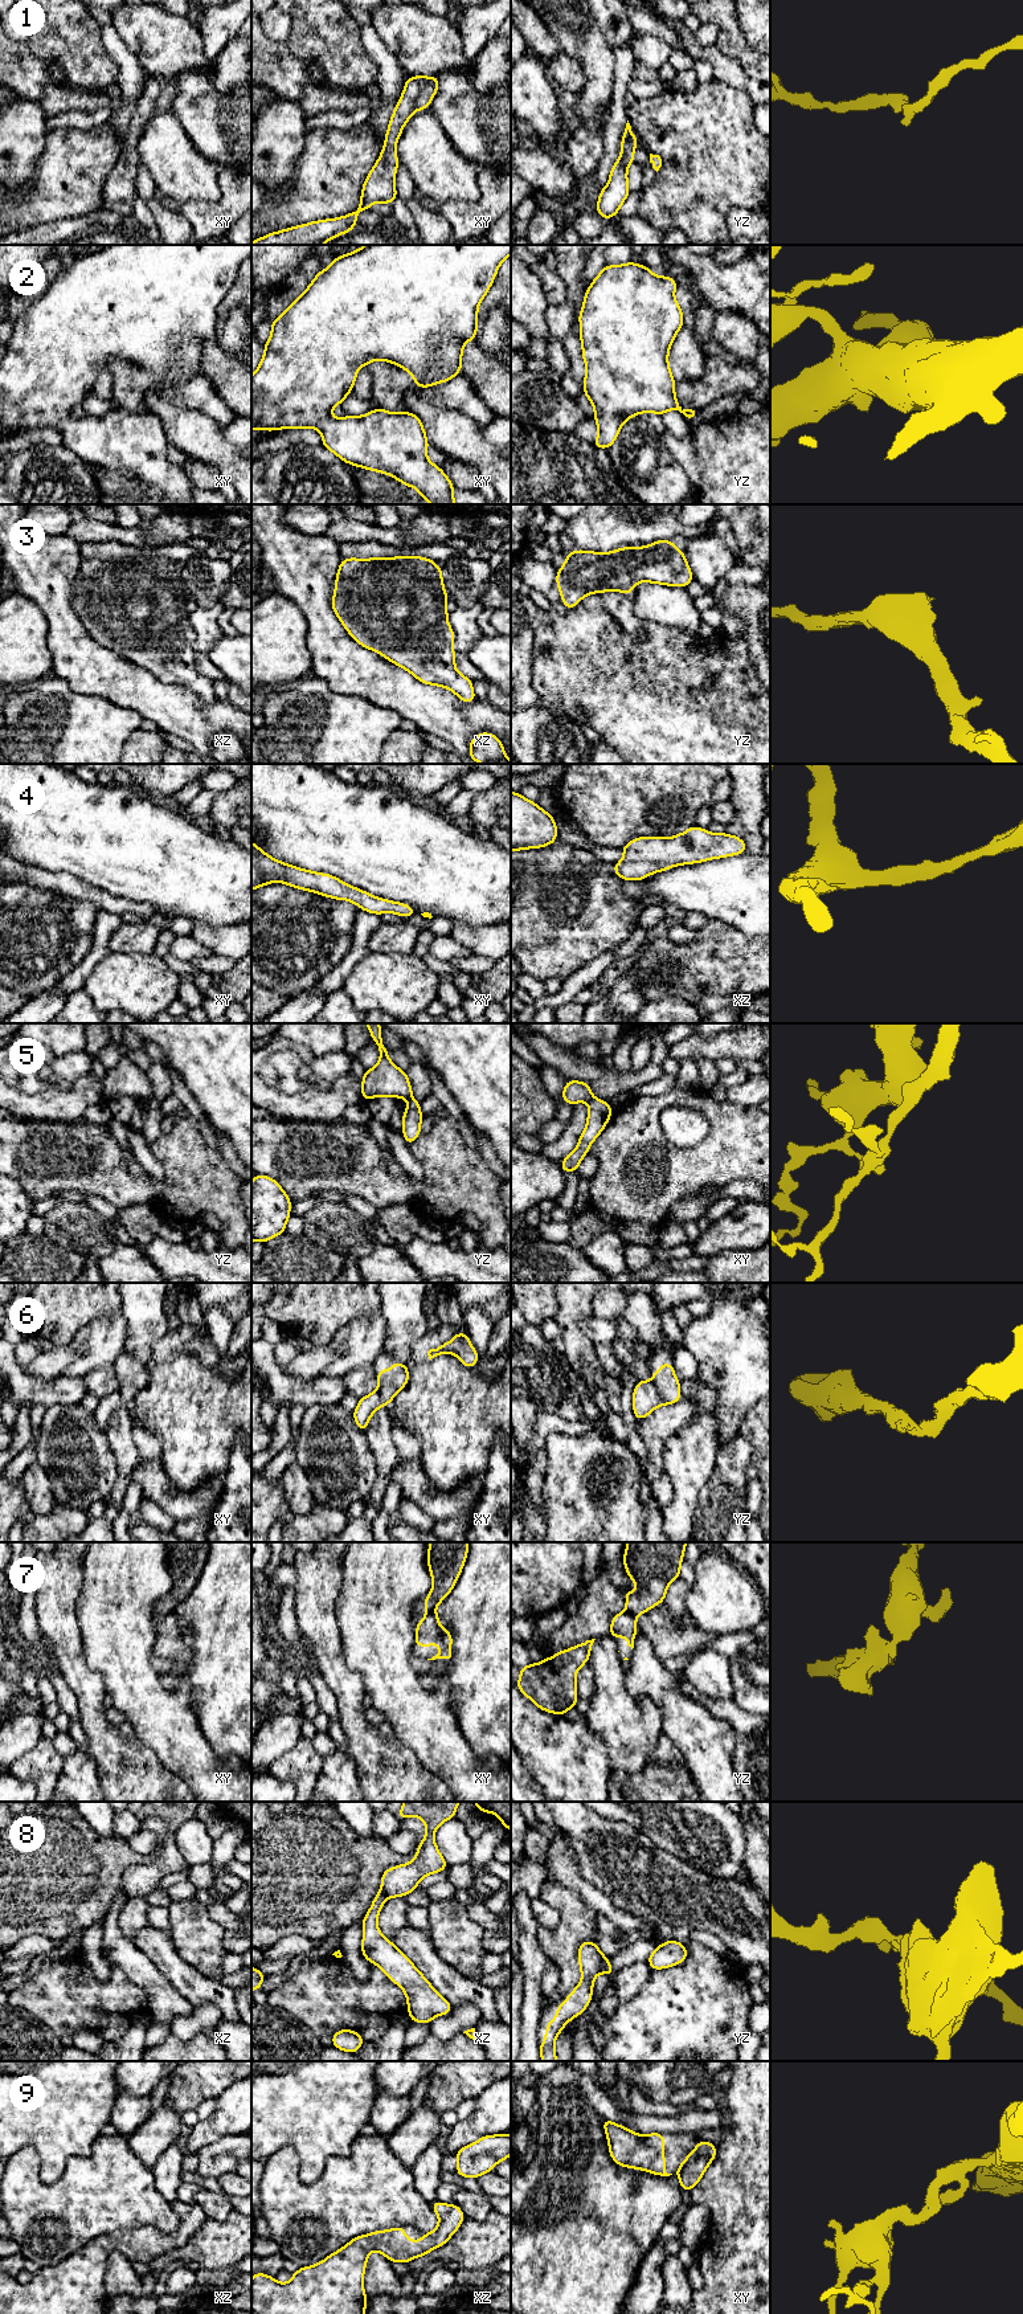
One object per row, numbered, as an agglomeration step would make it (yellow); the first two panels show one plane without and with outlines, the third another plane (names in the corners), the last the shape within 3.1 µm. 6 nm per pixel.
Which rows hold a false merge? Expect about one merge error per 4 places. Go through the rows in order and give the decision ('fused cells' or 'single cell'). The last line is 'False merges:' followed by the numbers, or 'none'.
1: single cell
2: single cell
3: single cell
4: single cell
5: fused cells
6: single cell
7: fused cells
8: fused cells
9: single cell
False merges: 5, 7, 8

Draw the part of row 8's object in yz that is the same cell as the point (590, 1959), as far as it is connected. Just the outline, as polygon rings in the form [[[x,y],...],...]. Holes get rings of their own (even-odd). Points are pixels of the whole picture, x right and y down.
[[[592,1941],[578,1946],[578,1963],[581,1968],[580,1984],[568,1994],[568,2000],[561,2002],[553,2020],[547,2023],[545,2040],[540,2043],[541,2061],[557,2061],[555,2040],[568,2021],[581,2015],[589,2006],[596,1975],[602,1972],[605,1955],[598,1945]]]

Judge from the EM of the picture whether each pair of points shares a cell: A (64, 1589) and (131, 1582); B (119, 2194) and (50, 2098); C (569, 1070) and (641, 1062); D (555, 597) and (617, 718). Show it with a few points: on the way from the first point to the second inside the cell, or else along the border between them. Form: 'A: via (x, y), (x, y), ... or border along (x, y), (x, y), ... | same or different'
A: border along (82, 1556), (82, 1591), (78, 1599), (77, 1618) | different
B: border along (99, 2134), (93, 2150), (72, 2155), (64, 2171) | different
C: border along (650, 1061), (639, 1070), (629, 1072) | different
D: border along (552, 606), (560, 613), (568, 610) | different

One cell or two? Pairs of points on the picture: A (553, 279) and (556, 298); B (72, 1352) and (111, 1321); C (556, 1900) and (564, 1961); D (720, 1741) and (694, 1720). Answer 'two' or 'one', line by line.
A: one
B: two
C: one
D: one

